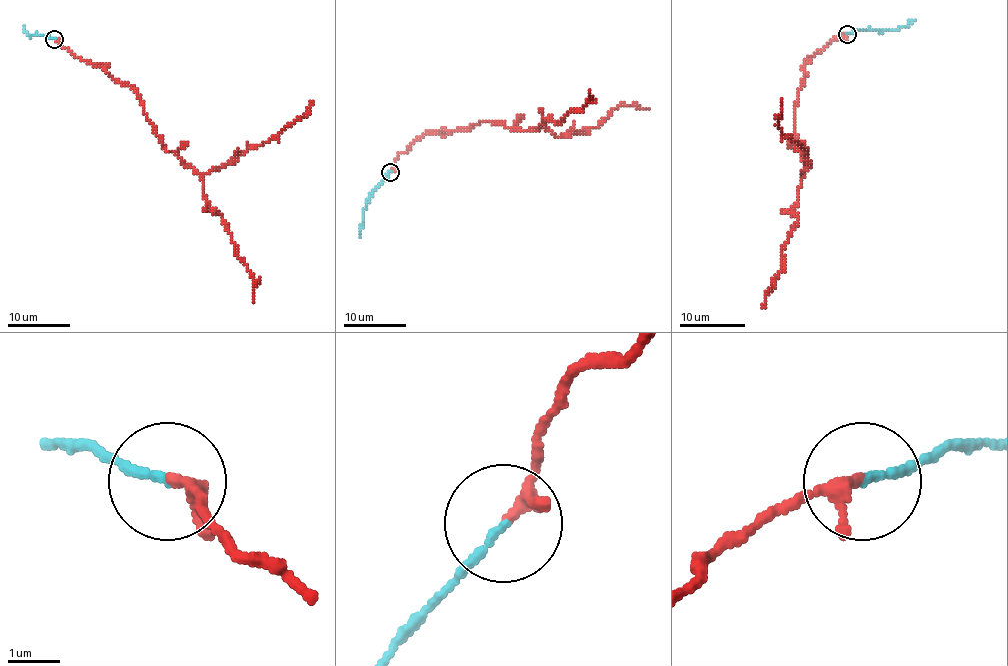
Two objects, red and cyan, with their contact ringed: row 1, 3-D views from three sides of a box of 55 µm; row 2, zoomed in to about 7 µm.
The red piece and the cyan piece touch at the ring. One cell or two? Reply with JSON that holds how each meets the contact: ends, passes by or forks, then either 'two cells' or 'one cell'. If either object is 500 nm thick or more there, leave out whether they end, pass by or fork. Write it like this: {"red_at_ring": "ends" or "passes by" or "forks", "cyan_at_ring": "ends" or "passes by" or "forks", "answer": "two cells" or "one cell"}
{"red_at_ring": "passes by", "cyan_at_ring": "ends", "answer": "one cell"}

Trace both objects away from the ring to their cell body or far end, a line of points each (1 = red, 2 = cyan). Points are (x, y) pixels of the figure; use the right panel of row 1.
1: (847, 34), (834, 37), (805, 62), (793, 111), (803, 176), (797, 220), (782, 249), (784, 269), (762, 308)
2: (847, 34), (859, 29), (904, 27), (916, 21)

